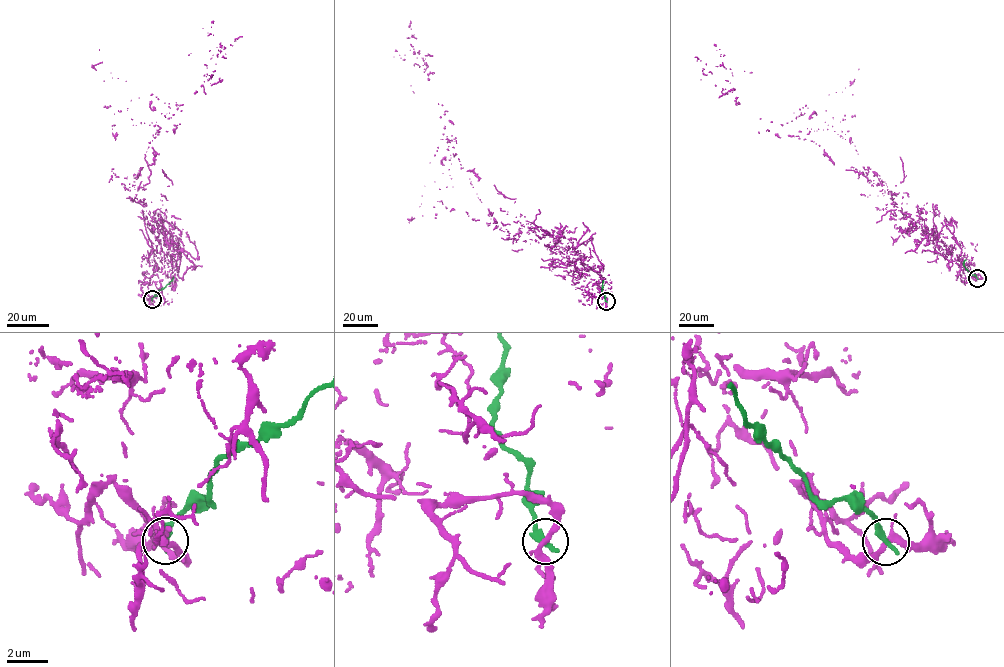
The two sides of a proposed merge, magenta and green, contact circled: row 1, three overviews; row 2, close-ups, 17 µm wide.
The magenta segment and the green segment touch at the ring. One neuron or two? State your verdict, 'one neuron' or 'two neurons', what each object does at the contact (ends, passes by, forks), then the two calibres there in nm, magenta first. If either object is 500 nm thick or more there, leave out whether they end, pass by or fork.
two neurons; magenta forks there; green ends there; 220 nm thick on the magenta side, 360 nm on the other

